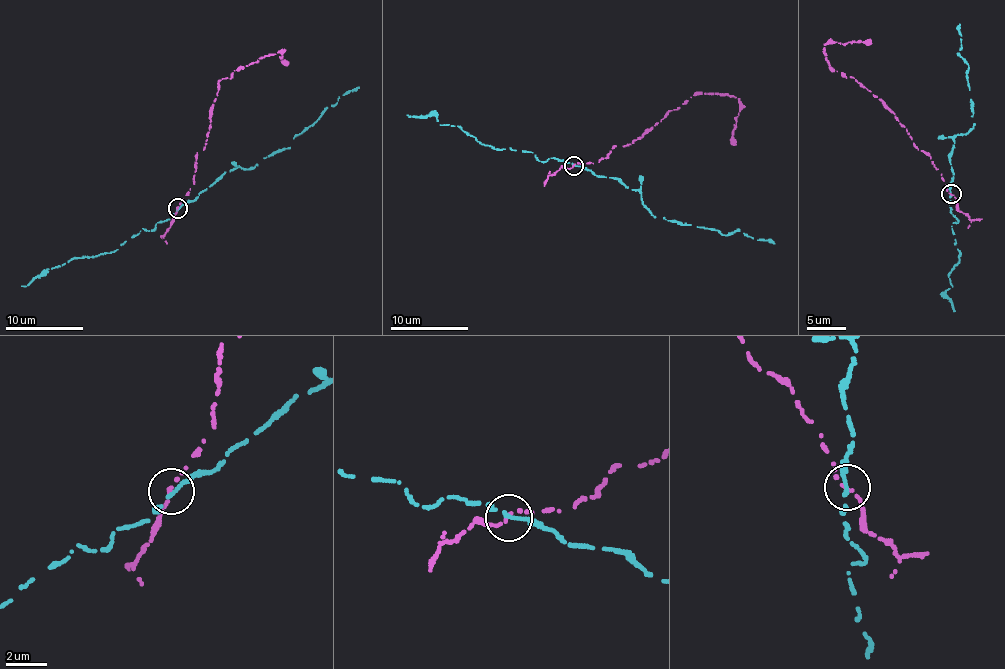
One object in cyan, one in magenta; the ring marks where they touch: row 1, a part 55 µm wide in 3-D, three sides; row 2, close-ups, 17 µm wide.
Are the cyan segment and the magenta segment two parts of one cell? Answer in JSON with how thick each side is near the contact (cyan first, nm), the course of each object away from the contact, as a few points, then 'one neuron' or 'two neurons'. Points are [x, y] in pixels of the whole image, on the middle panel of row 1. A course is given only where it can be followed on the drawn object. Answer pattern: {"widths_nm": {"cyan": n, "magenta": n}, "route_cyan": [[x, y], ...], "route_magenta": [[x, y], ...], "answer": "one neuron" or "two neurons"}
{"widths_nm": {"cyan": 180, "magenta": 160}, "route_cyan": [[573, 165], [638, 190], [644, 207], [668, 221], [714, 228], [724, 235], [739, 231], [775, 244]], "route_magenta": [[573, 165], [605, 158], [612, 147], [641, 138], [698, 93], [733, 96], [740, 102], [732, 131], [736, 143]], "answer": "two neurons"}

